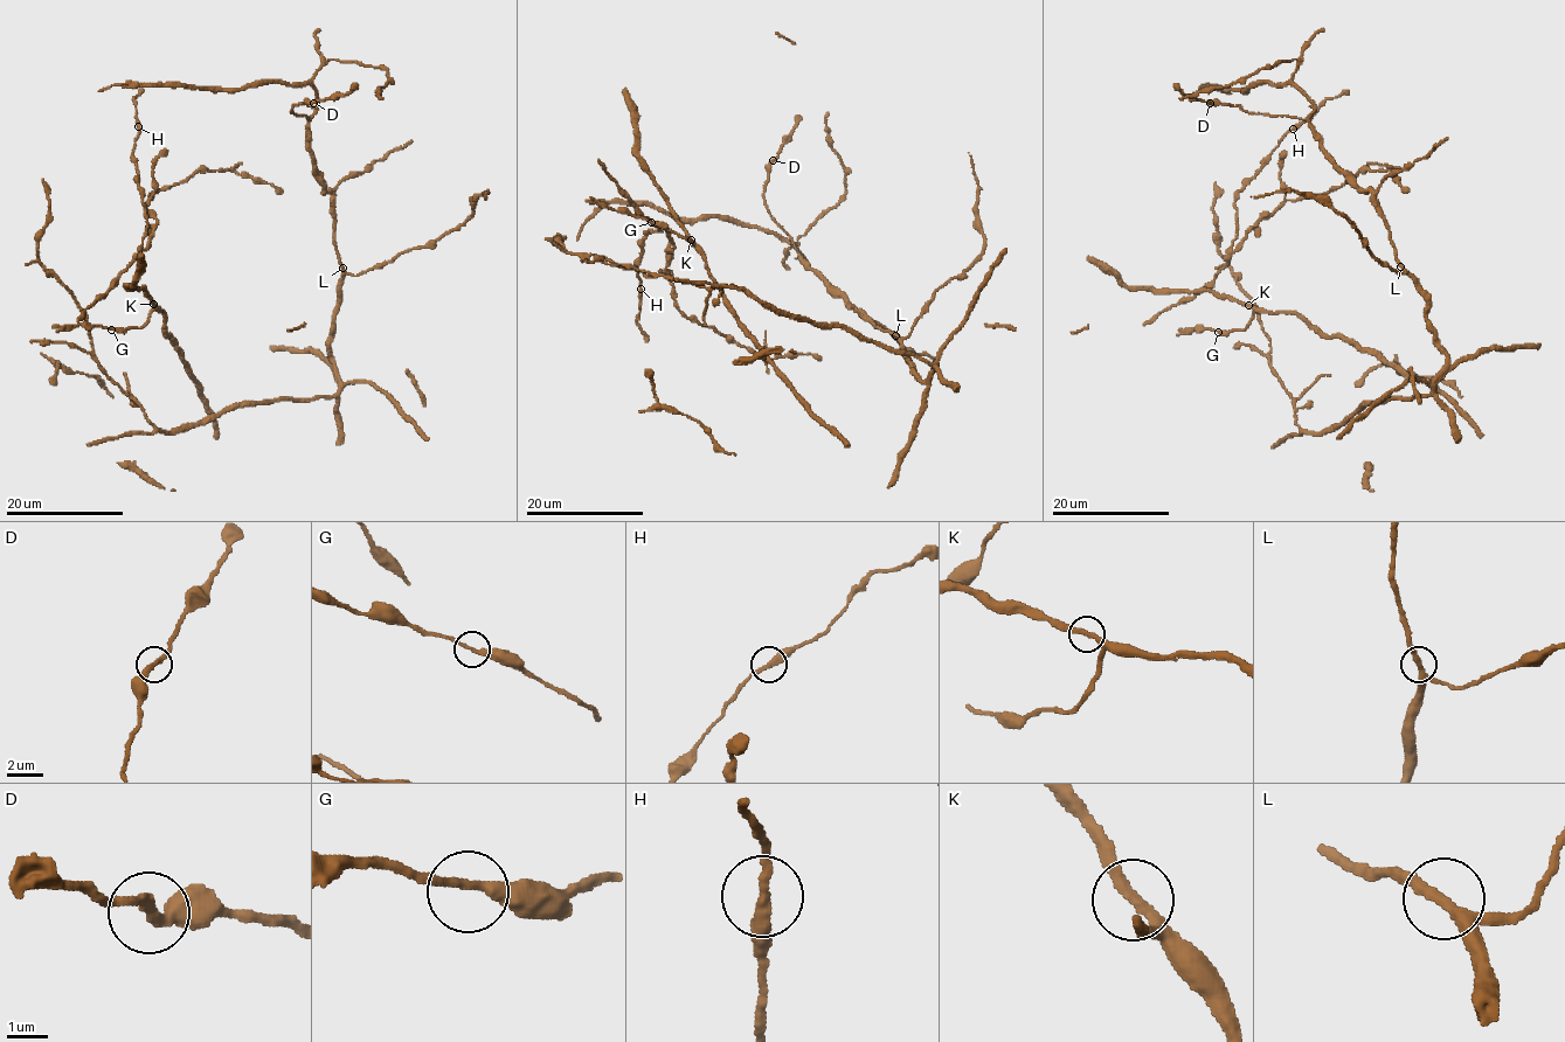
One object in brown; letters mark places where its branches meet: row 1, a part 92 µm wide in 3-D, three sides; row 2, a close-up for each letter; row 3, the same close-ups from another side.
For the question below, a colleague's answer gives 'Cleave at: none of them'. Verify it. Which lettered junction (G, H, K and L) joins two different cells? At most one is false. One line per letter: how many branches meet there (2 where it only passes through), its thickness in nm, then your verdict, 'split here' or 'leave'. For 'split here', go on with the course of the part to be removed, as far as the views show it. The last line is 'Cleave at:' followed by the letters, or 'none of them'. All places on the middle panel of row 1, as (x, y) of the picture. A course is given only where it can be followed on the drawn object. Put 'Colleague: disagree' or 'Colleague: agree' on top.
Colleague: agree
G: branches 2; calibre 220 nm; leave
H: branches 2; calibre 280 nm; leave
K: branches 2; calibre 280 nm; leave
L: branches 2; calibre 280 nm; leave
Cleave at: none of them

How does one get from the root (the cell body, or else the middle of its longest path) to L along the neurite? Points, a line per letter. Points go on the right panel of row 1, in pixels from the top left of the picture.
L: (1375, 402), (1426, 396), (1445, 363), (1446, 353), (1427, 318), (1426, 293), (1400, 266)

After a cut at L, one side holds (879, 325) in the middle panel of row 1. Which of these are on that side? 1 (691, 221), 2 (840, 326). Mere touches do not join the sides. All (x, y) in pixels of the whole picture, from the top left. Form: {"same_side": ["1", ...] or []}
{"same_side": ["1"]}

